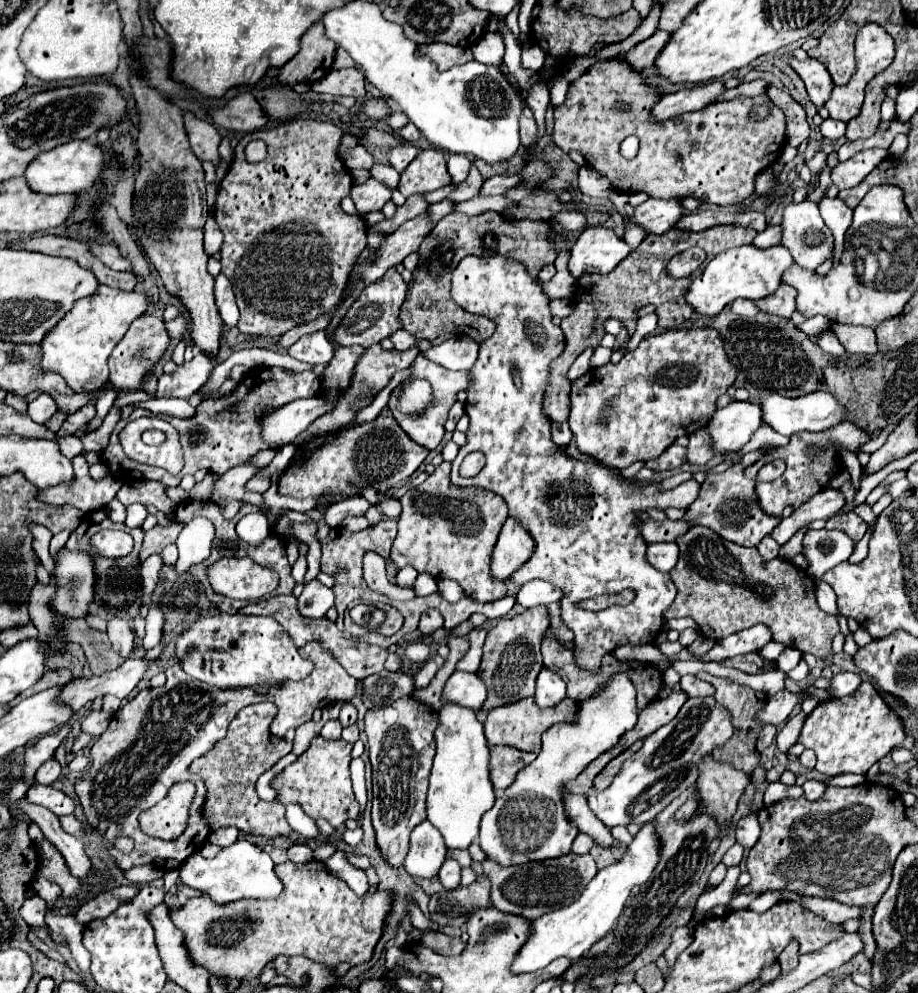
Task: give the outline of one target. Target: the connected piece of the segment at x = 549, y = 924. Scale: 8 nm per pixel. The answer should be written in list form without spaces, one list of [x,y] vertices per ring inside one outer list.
[[[645,824],[629,844],[625,856],[617,864],[599,870],[577,902],[573,902],[571,906],[551,910],[531,920],[531,934],[523,944],[523,948],[519,950],[519,954],[515,956],[511,972],[513,974],[535,972],[543,970],[555,958],[565,956],[569,960],[579,960],[583,954],[587,954],[593,944],[597,944],[613,930],[613,924],[621,916],[625,902],[631,894],[631,888],[647,882],[647,878],[657,866],[655,862],[659,862],[659,854],[661,854],[661,842],[655,834],[655,828],[651,824]]]

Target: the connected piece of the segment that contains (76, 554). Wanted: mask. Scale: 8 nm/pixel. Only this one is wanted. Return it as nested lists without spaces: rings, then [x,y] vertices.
[[[59,548],[55,554],[55,568],[51,580],[57,588],[49,606],[53,612],[63,614],[67,618],[85,618],[89,614],[89,604],[95,602],[95,556],[85,550],[67,550]]]

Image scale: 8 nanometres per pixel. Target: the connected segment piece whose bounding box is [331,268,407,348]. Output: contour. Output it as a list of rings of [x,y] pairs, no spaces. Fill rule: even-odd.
[[[395,268],[387,270],[387,274],[379,282],[373,282],[371,286],[367,286],[367,290],[363,290],[363,294],[359,294],[359,298],[351,304],[351,308],[347,310],[347,314],[343,316],[343,320],[339,322],[339,326],[331,336],[333,342],[337,346],[357,344],[357,346],[369,348],[381,342],[383,338],[389,338],[393,332],[403,328],[399,322],[399,308],[405,300],[405,294],[407,294],[407,284],[401,278],[401,274]]]

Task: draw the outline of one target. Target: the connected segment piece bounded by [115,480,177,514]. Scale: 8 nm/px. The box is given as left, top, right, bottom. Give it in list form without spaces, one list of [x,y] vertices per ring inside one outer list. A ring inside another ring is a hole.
[[[139,480],[139,482],[129,482],[123,484],[123,488],[115,496],[121,504],[131,506],[135,502],[139,504],[153,504],[157,510],[171,514],[175,510],[175,502],[171,502],[165,494],[165,486],[161,482],[149,482],[149,480]]]

